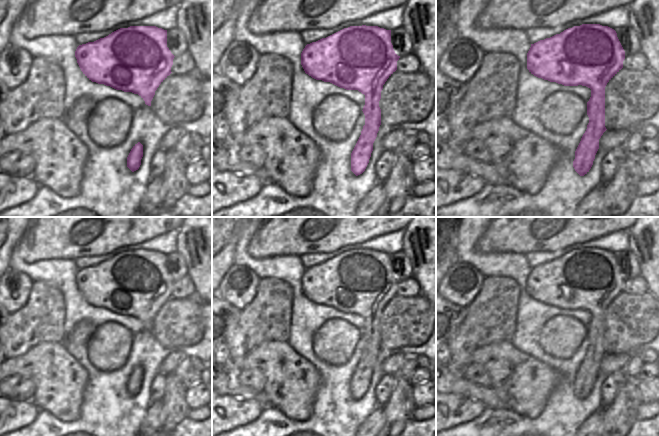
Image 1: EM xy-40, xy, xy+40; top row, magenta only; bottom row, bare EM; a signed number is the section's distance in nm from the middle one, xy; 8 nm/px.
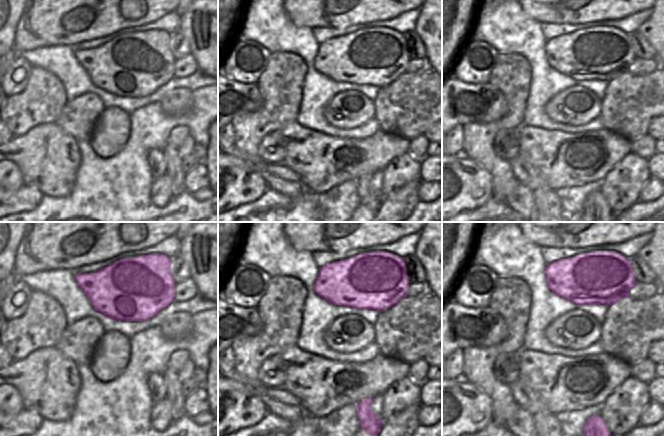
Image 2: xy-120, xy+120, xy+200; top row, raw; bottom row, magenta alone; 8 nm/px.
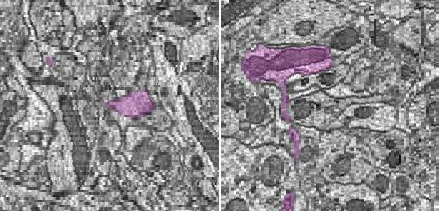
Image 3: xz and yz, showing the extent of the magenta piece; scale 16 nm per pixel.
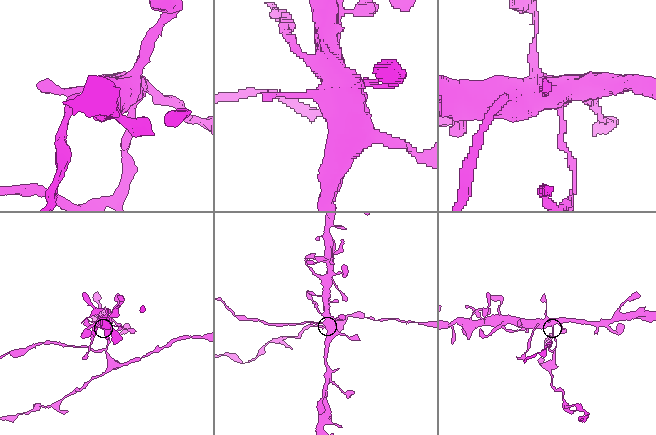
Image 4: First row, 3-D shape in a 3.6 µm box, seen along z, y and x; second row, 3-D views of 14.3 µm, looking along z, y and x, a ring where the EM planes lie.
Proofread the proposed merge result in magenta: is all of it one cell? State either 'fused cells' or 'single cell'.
fused cells

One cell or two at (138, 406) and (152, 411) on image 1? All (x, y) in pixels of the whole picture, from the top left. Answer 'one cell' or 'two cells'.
two cells

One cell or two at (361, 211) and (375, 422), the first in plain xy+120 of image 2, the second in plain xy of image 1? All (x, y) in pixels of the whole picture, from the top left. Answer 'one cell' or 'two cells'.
one cell

